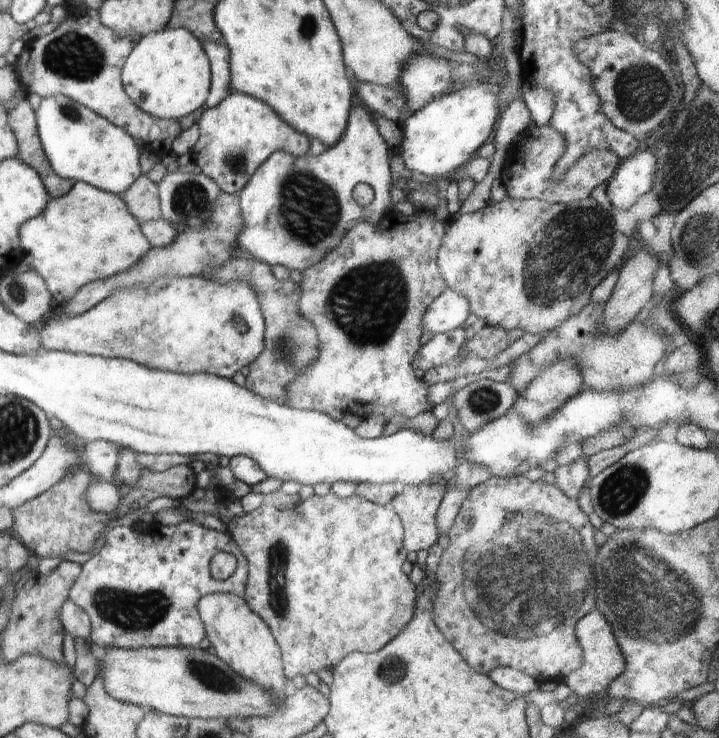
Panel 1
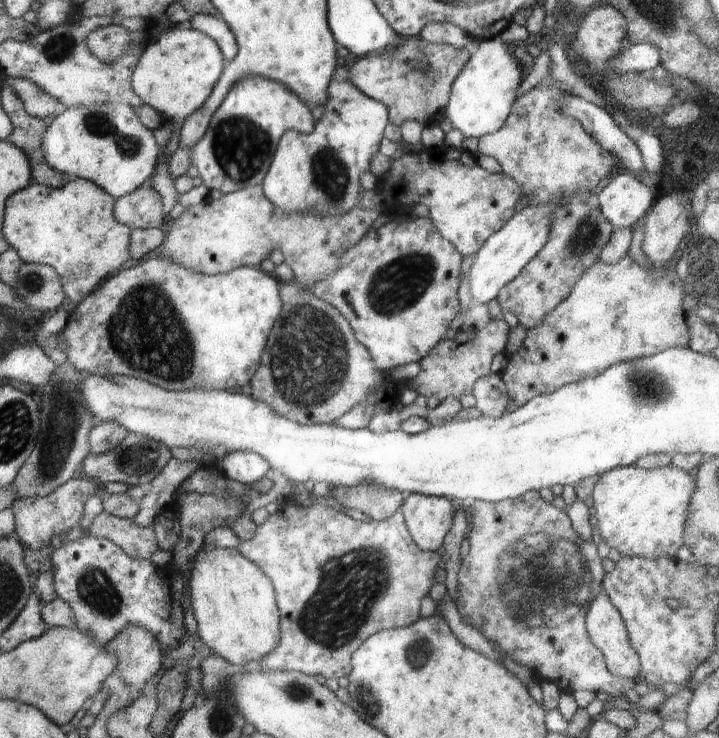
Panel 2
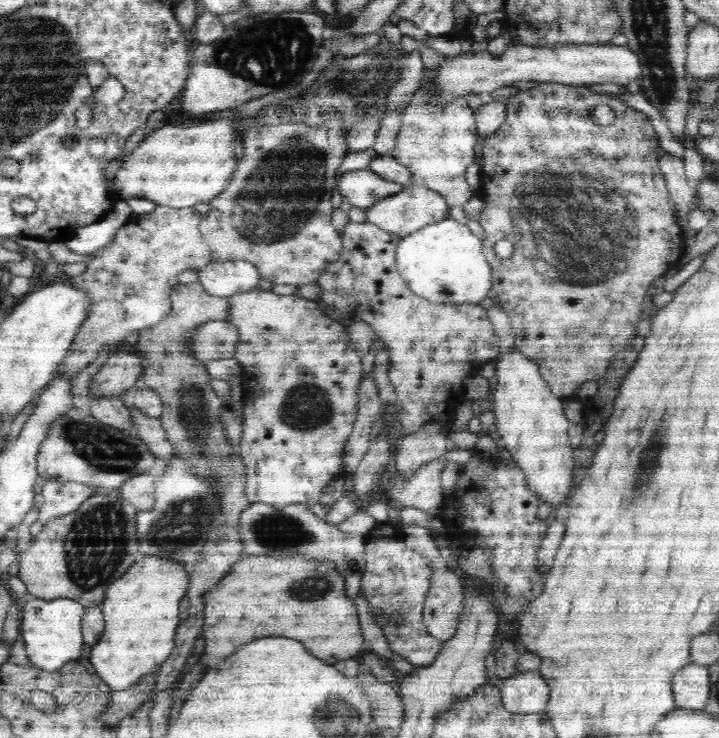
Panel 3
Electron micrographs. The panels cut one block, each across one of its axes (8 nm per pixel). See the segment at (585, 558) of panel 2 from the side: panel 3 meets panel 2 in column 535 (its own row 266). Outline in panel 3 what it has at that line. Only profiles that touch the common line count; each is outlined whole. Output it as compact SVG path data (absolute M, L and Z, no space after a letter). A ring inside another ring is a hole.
M535 82L536 85L527 90L520 91L519 94L509 97L504 102L506 105L505 121L501 124L499 130L488 136L488 139L481 143L483 147L483 154L481 156L481 180L480 180L480 189L478 190L478 196L484 201L484 208L480 213L479 223L484 228L485 238L483 240L483 249L486 260L489 262L489 265L492 267L492 283L493 289L497 292L496 302L508 312L511 318L511 325L515 334L515 345L512 347L517 350L518 353L523 354L526 358L533 360L537 367L539 368L542 378L547 382L547 385L551 388L551 391L554 395L559 398L572 398L576 396L577 391L584 382L590 382L590 380L598 380L600 377L605 375L605 372L609 365L611 364L614 356L623 350L630 351L632 350L632 339L636 336L638 318L642 317L642 304L644 304L644 296L646 296L646 290L650 288L650 285L659 278L664 276L672 267L679 266L681 256L683 255L683 242L684 238L681 236L681 230L679 224L677 223L677 214L676 210L670 206L670 195L667 190L666 179L658 167L658 150L660 148L659 137L654 130L654 126L650 124L650 120L646 114L624 104L621 102L615 94L612 93L594 93L594 90L590 89L589 85L577 84L577 85L560 85L560 84L544 84L542 82ZM596 106L610 106L615 112L615 122L613 125L598 125L594 116L594 108ZM586 148L604 148L600 152L582 152Z

